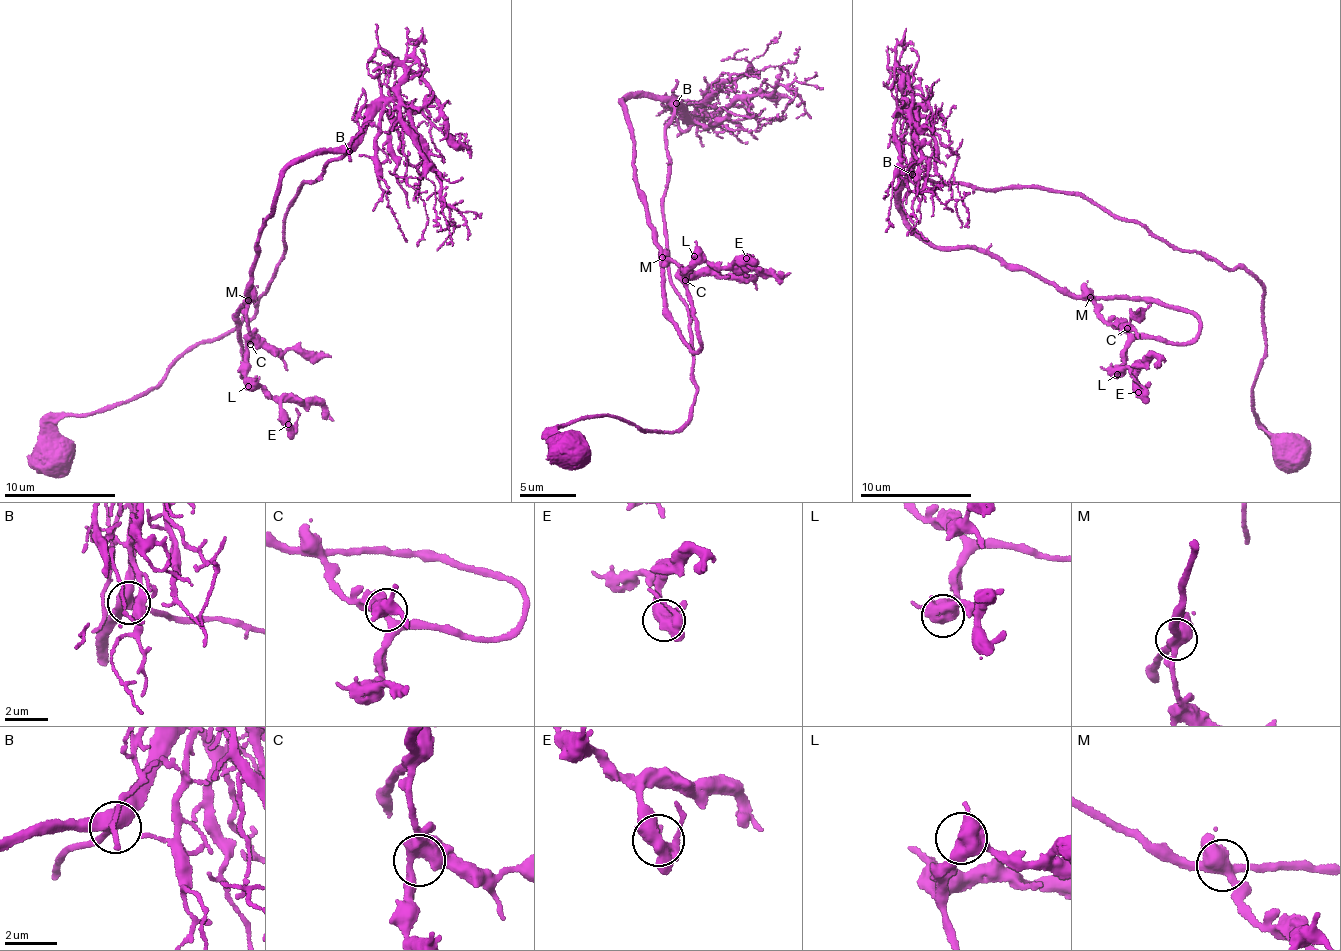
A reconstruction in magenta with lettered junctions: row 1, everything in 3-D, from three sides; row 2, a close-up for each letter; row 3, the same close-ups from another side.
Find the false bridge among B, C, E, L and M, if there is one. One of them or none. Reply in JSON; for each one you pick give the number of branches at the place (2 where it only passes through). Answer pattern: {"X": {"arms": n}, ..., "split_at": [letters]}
{"split_at": []}

